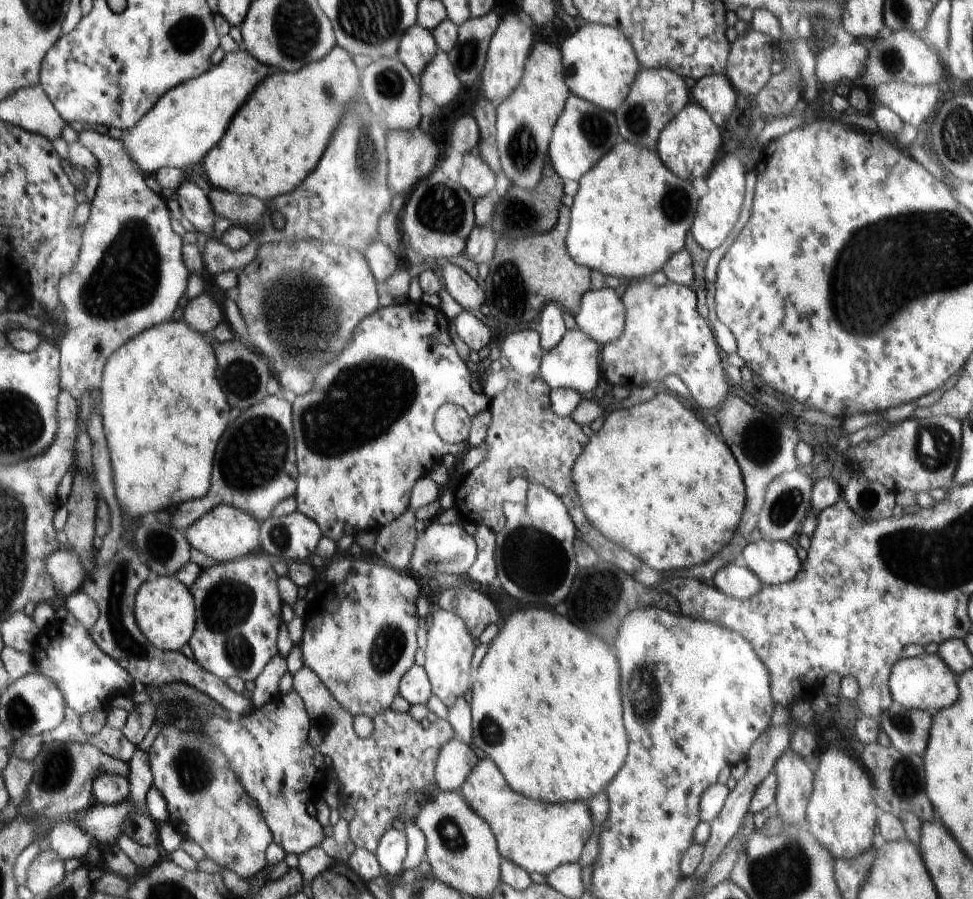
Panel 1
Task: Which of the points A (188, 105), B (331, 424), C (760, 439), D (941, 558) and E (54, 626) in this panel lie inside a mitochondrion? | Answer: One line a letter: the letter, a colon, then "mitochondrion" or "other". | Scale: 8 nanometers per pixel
A: other
B: mitochondrion
C: mitochondrion
D: mitochondrion
E: other

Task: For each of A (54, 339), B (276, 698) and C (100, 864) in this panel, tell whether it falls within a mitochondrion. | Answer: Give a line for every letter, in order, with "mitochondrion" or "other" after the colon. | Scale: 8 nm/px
A: other
B: other
C: other

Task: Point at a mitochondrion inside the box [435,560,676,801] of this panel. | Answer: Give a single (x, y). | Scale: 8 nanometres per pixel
(643, 691)

